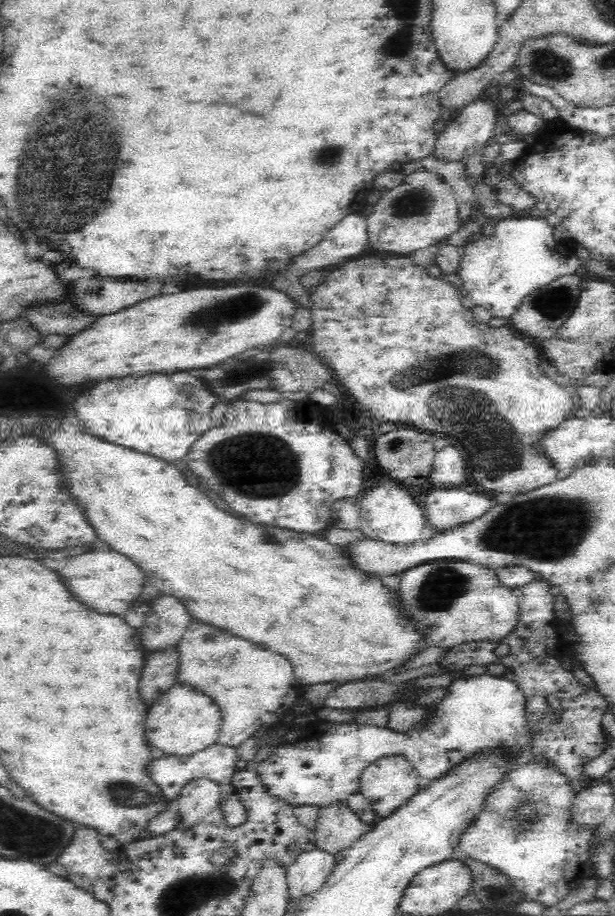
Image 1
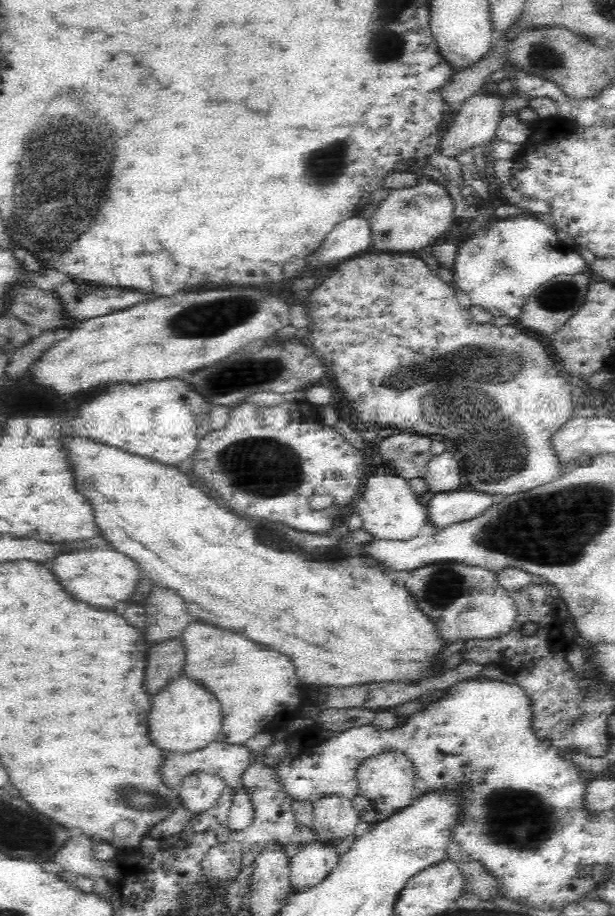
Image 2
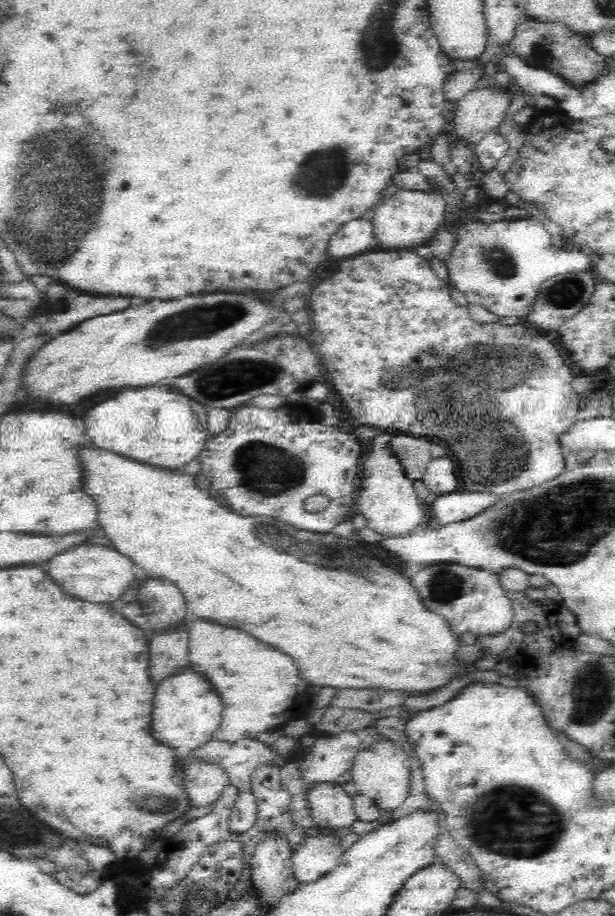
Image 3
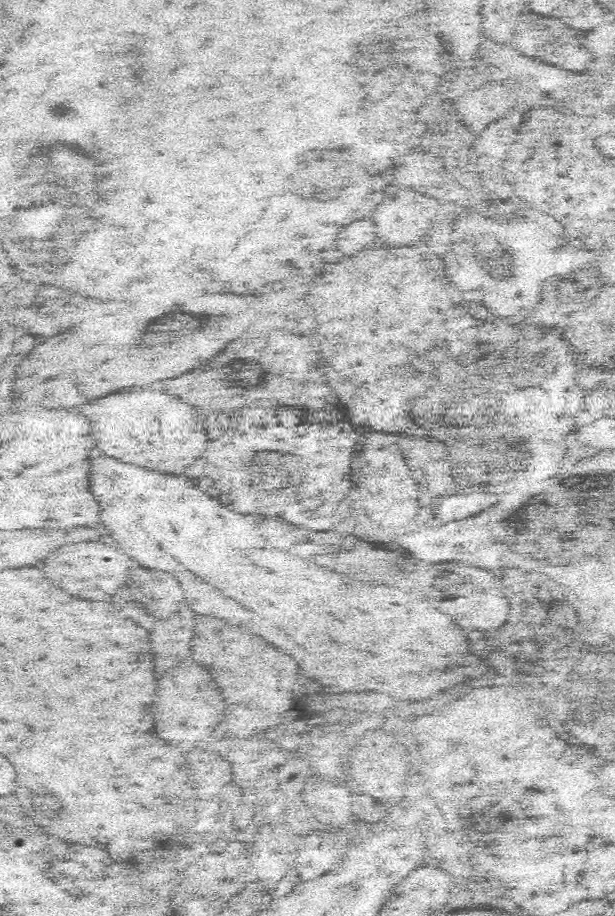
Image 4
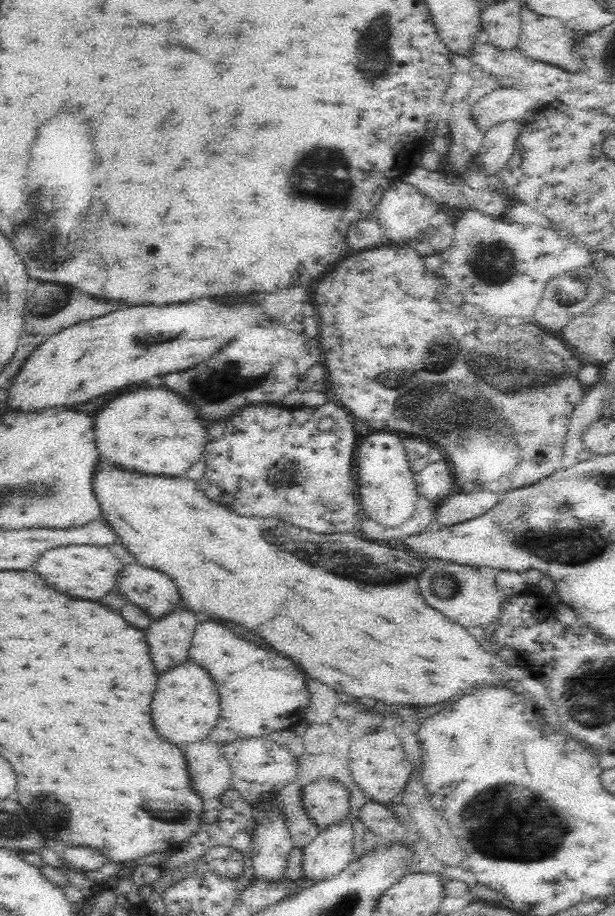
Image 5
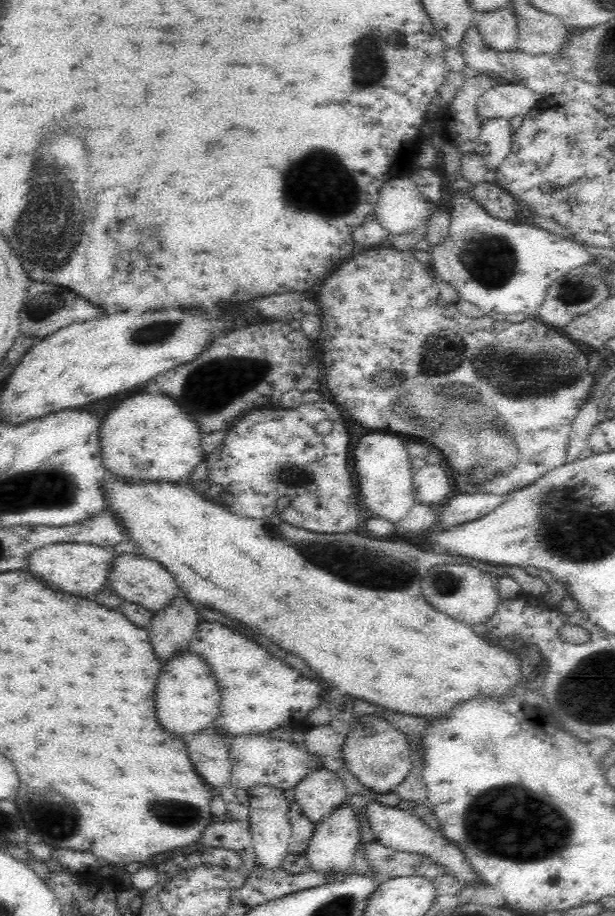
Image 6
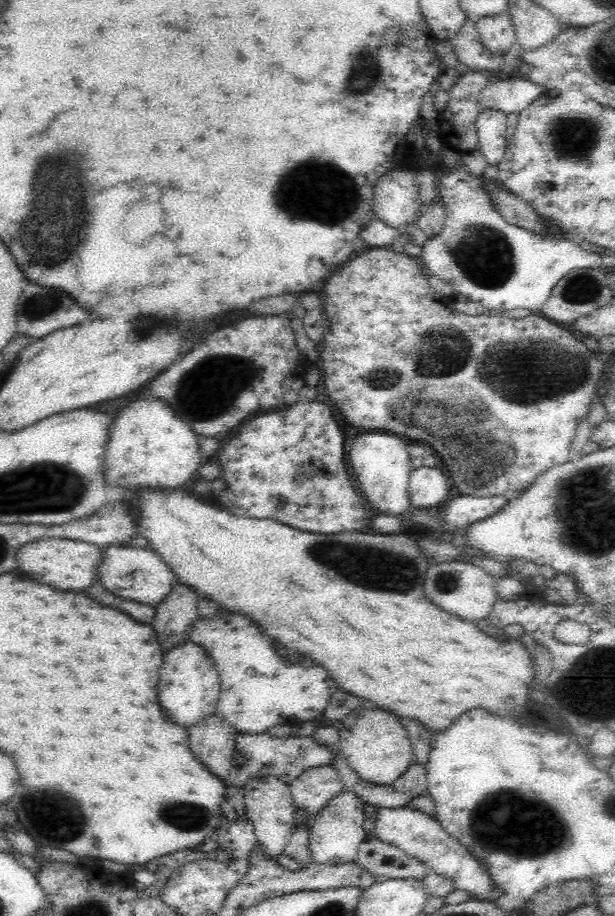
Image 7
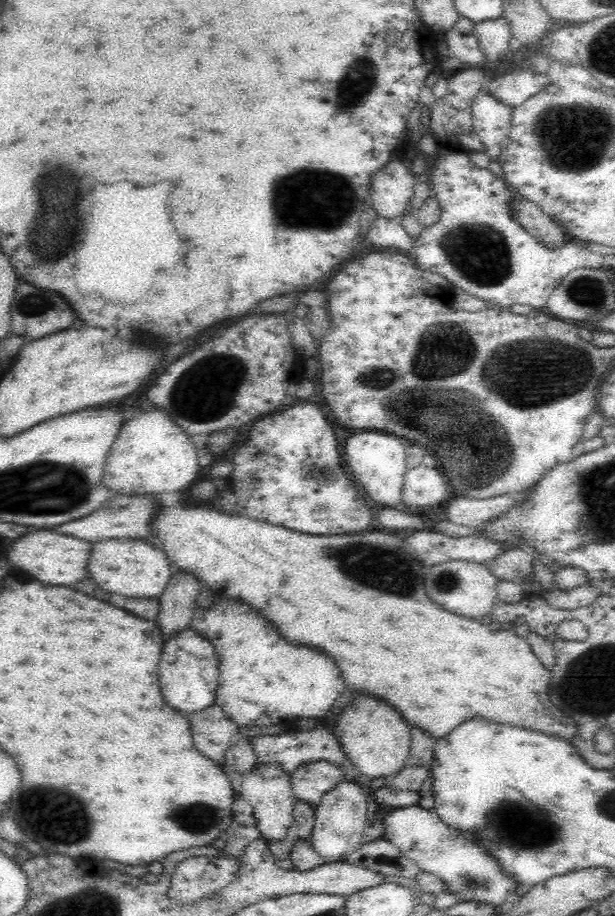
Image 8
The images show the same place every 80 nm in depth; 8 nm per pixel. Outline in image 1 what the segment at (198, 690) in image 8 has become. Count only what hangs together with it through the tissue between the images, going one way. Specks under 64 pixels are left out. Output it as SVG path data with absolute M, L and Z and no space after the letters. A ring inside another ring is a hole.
M173 684L152 704L146 722L146 738L150 746L164 750L162 754L191 755L217 742L220 722L220 708L210 696L194 690L190 684Z

